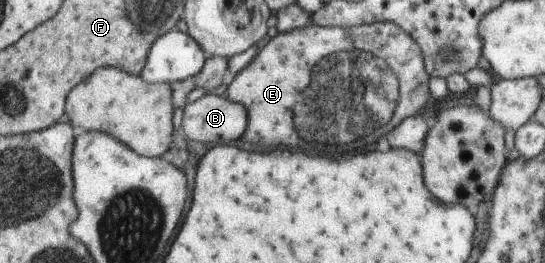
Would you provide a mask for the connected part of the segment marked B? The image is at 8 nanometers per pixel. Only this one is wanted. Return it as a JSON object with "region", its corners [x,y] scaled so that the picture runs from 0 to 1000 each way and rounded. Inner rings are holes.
{"region":[[[382,350],[380,361],[341,403],[334,506],[360,544],[385,548],[391,559],[444,529],[453,506],[459,460],[459,422],[450,395]]]}

